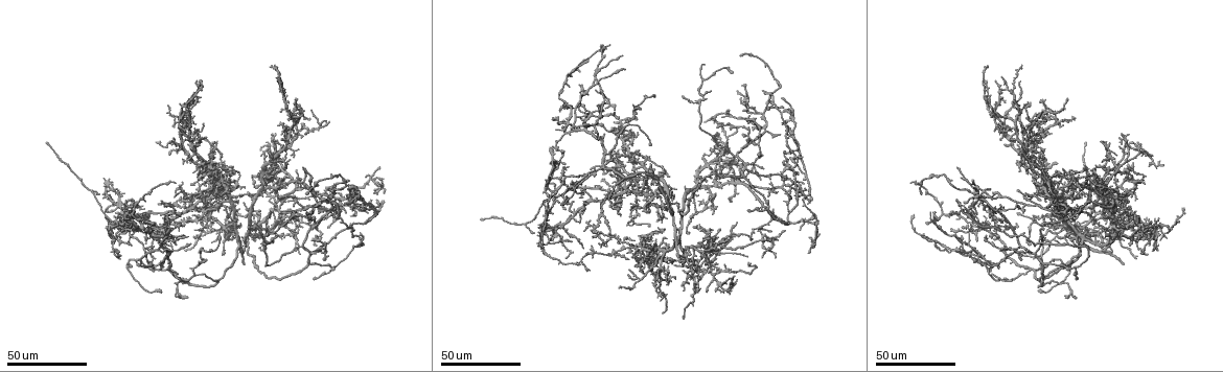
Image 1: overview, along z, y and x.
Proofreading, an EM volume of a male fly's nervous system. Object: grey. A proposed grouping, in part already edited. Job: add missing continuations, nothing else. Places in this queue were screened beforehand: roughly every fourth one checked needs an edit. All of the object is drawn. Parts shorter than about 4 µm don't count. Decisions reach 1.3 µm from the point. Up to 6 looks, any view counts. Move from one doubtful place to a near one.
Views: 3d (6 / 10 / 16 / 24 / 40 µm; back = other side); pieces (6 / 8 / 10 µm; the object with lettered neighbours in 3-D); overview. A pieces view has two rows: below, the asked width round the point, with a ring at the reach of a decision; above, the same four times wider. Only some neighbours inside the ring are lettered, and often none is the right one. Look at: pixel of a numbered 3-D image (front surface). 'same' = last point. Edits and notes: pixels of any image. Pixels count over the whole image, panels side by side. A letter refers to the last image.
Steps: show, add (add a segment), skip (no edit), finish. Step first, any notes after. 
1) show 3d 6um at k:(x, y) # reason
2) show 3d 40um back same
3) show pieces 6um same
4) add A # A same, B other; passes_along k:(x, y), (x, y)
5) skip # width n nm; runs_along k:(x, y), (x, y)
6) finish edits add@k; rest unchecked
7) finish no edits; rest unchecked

show 3d 40um at 1:(785, 230) # free end

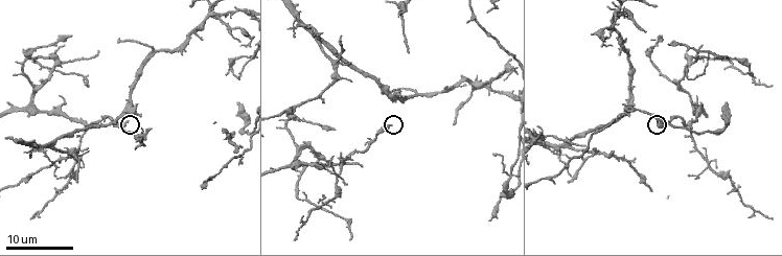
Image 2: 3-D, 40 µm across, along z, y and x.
show pieces 10um at 2:(390, 124)

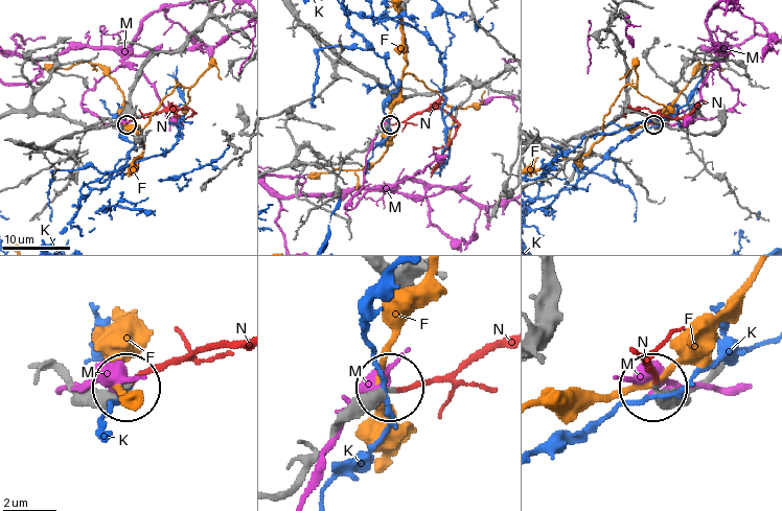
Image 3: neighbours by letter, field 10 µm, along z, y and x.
add N # F other, K other, M other, N same; the neuron continues

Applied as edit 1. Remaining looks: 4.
show overview # redraw

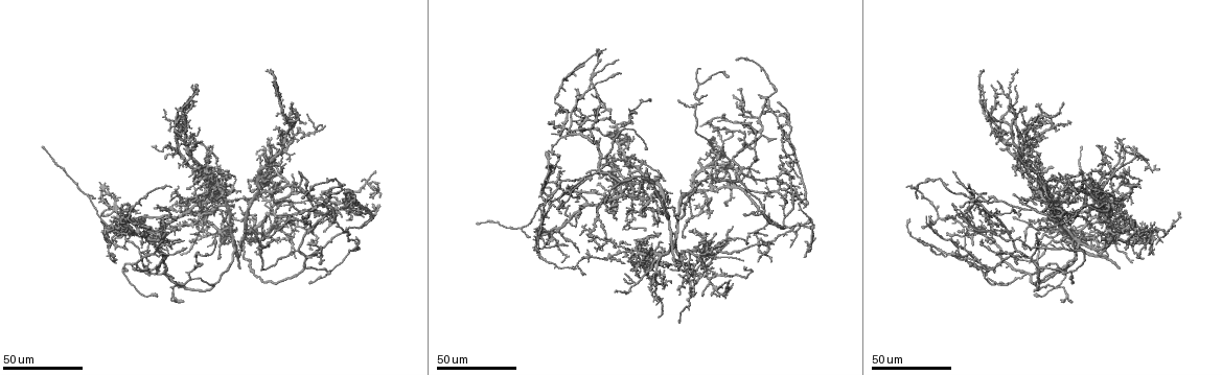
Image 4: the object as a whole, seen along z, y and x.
show 3d 24um at 4:(1119, 266) # free end

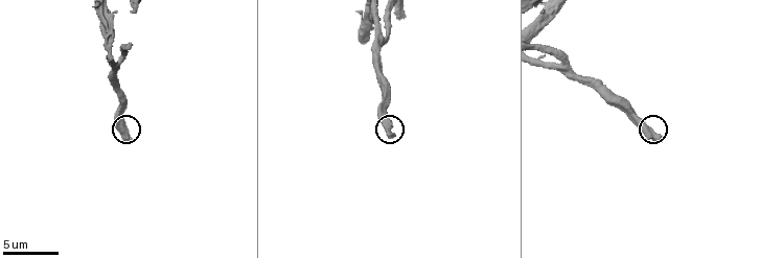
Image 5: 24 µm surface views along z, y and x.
show pieces 10um at 5:(658, 138)

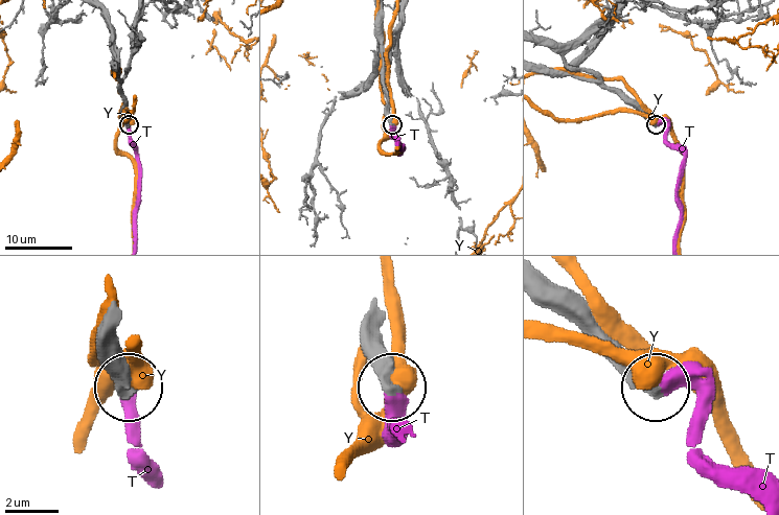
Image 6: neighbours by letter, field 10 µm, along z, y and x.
add T # T same, Y other; passes_along 6:(639, 106), (665, 125), (683, 156), (681, 216); it goes on there

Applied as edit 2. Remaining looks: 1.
finish edits add@3, add@6; rest unchecked

